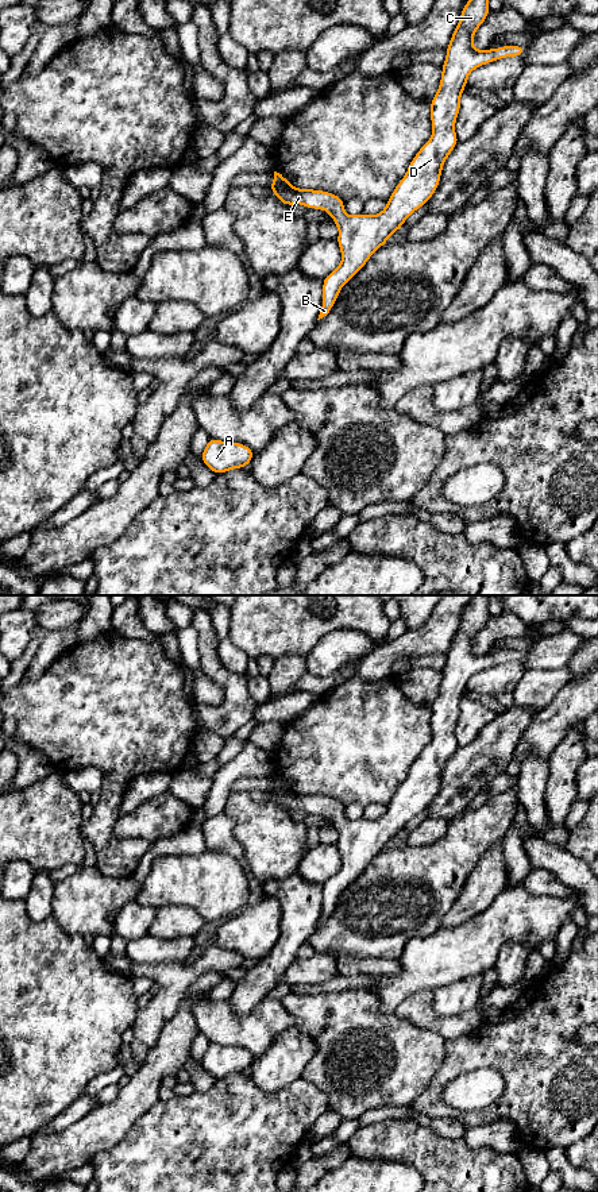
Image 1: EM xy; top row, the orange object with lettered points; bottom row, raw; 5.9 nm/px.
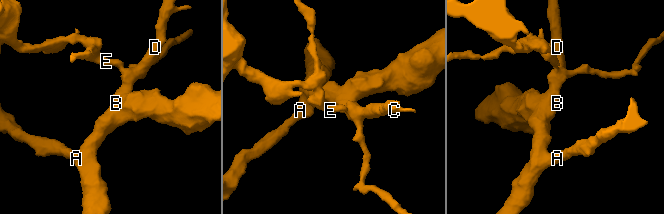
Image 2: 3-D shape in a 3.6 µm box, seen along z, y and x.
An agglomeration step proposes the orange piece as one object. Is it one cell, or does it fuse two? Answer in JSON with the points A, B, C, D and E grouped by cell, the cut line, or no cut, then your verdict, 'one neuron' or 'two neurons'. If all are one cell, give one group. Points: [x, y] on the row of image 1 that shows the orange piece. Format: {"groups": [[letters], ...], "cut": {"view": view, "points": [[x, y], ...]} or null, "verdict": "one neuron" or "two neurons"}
{"groups": [["A", "B", "C", "D", "E"]], "cut": null, "verdict": "one neuron"}

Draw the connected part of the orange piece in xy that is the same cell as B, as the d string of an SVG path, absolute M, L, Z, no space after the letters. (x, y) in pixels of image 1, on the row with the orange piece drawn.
M468 0L460 20L445 49L439 90L431 100L432 136L417 151L404 178L386 200L386 208L378 215L344 213L344 200L331 192L294 188L282 174L274 171L269 189L286 207L302 204L306 209L319 208L328 212L339 228L336 239L342 262L323 279L323 304L319 319L333 308L342 288L355 277L370 256L398 229L418 208L425 205L440 184L445 159L459 143L455 121L460 111L460 96L468 74L486 63L508 57L522 57L526 47L518 45L499 46L495 50L475 50L475 31L489 16L489 0Z

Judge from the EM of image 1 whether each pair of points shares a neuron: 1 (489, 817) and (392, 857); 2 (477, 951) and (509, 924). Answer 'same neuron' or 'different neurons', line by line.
1: same neuron
2: same neuron

